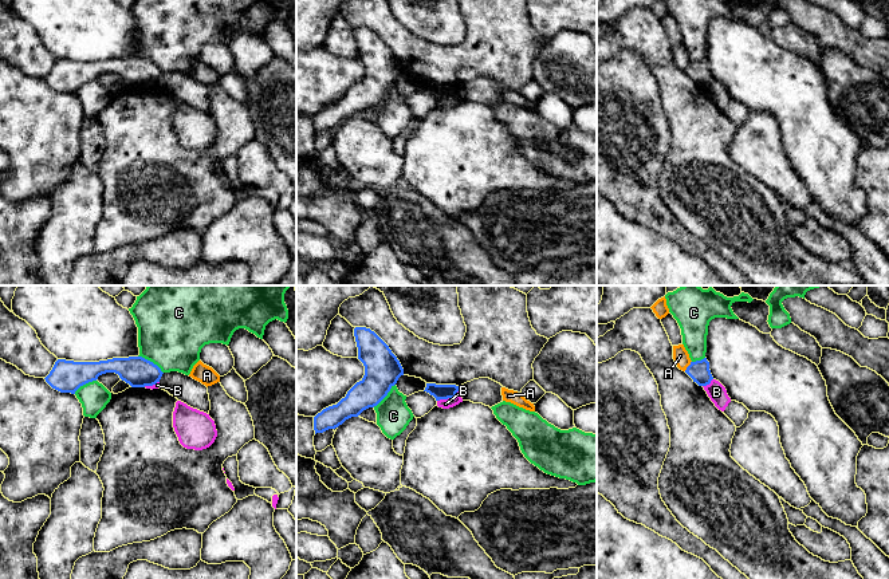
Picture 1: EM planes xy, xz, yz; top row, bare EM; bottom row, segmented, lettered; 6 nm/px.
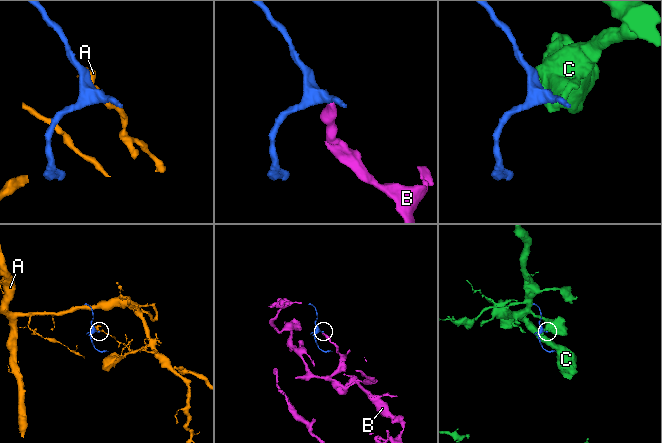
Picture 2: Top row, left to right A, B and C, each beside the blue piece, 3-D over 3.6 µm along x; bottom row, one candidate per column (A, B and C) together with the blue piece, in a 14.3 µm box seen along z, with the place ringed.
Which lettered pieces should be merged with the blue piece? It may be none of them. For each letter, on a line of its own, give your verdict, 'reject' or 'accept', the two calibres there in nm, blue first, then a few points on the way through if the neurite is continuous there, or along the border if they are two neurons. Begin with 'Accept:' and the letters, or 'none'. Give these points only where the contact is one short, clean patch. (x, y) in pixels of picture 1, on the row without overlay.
Accept: B
A: reject; 120 nm thick on the blue side, 90 nm on the other
B: accept; 100 nm thick on the blue side, 60 nm on the other; runs through xz (440, 91), (448, 97), (445, 103)
C: reject; 180 nm thick on the blue side, 400 nm on the other

